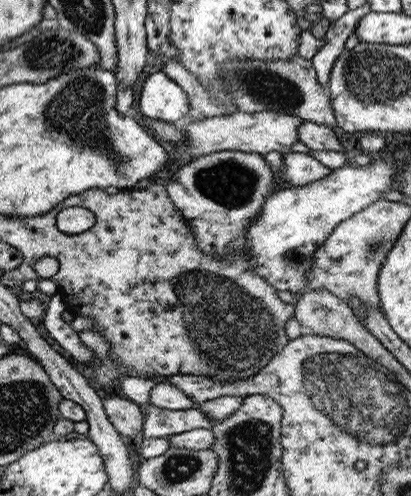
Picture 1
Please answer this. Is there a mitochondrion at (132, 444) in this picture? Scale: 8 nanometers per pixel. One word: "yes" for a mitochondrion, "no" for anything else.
no

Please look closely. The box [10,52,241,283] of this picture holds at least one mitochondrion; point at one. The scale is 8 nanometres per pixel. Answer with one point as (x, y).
(76, 111)

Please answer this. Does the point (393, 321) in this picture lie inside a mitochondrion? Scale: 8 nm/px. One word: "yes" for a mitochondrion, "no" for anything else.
no

